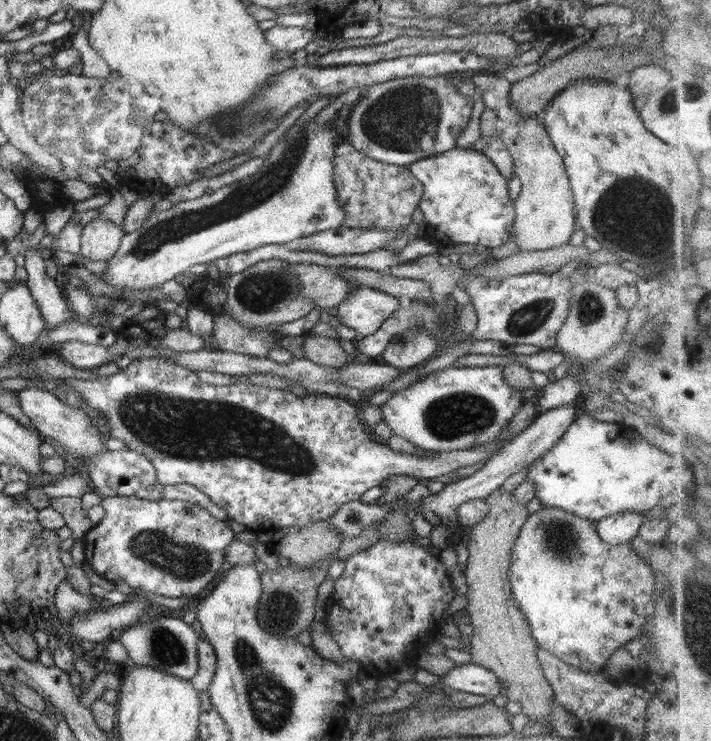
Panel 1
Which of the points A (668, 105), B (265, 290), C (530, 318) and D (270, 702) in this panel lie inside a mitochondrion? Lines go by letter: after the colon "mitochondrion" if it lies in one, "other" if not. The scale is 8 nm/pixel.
A: mitochondrion
B: mitochondrion
C: mitochondrion
D: mitochondrion

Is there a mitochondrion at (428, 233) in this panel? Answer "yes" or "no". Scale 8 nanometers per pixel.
no

